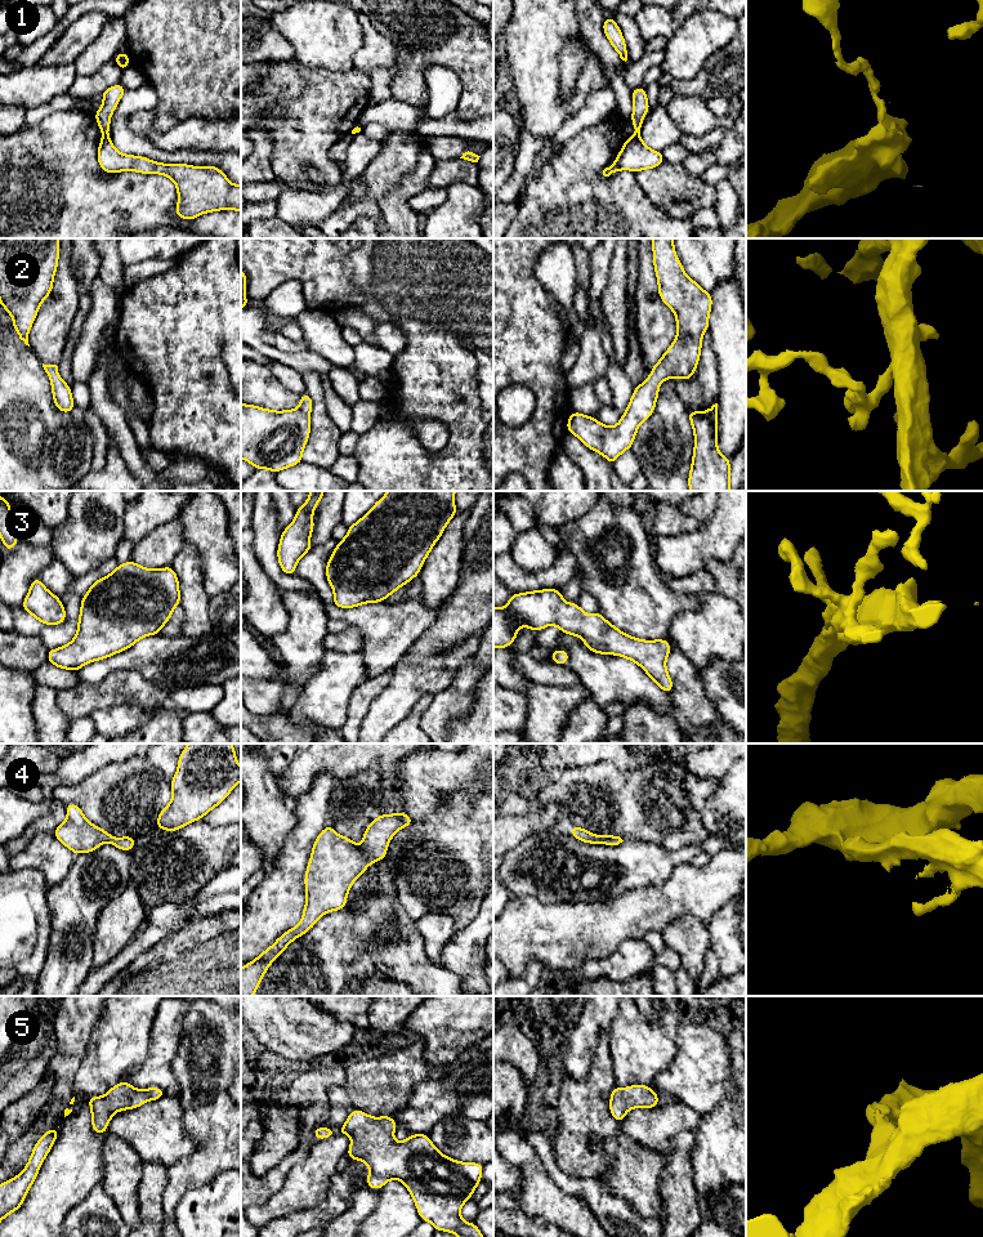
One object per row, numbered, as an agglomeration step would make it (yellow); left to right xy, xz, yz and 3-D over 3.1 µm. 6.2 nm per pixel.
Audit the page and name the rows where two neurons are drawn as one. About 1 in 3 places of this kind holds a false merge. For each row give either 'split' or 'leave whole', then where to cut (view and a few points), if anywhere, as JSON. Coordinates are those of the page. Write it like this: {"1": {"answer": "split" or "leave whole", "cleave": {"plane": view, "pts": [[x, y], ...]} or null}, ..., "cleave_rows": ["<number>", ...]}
{"1": {"answer": "split", "cleave": {"plane": "xy", "pts": [[103, 133], [107, 134]]}}, "2": {"answer": "leave whole", "cleave": null}, "3": {"answer": "leave whole", "cleave": null}, "4": {"answer": "leave whole", "cleave": null}, "5": {"answer": "leave whole", "cleave": null}, "cleave_rows": ["1"]}

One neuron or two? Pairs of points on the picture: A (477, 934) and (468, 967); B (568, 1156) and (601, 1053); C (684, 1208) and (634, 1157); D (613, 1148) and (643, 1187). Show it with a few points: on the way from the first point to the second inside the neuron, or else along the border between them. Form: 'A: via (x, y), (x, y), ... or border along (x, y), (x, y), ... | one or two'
A: via (470, 942), (468, 946), (468, 959) | one
B: via (580, 1130), (582, 1125), (582, 1106), (601, 1079) | one
C: border along (666, 1155), (666, 1162), (660, 1174), (662, 1211) | two
D: via (622, 1157), (634, 1169), (635, 1178) | one

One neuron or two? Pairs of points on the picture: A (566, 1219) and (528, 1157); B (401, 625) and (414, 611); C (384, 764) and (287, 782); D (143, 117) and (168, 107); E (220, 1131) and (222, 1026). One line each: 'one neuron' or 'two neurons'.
A: one neuron
B: one neuron
C: one neuron
D: two neurons
E: one neuron

